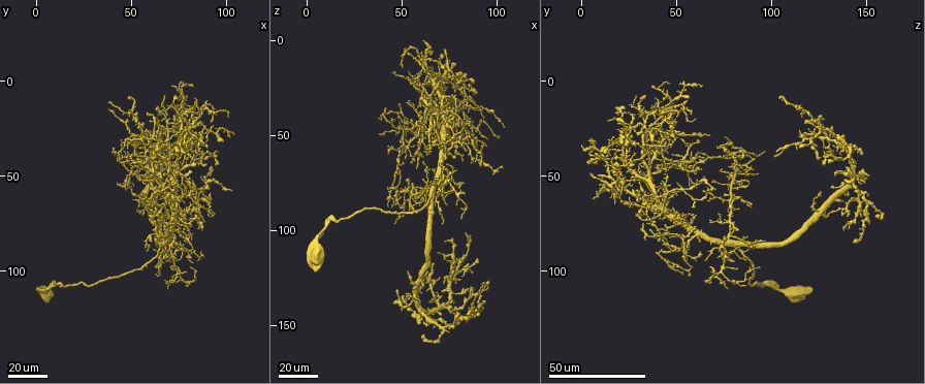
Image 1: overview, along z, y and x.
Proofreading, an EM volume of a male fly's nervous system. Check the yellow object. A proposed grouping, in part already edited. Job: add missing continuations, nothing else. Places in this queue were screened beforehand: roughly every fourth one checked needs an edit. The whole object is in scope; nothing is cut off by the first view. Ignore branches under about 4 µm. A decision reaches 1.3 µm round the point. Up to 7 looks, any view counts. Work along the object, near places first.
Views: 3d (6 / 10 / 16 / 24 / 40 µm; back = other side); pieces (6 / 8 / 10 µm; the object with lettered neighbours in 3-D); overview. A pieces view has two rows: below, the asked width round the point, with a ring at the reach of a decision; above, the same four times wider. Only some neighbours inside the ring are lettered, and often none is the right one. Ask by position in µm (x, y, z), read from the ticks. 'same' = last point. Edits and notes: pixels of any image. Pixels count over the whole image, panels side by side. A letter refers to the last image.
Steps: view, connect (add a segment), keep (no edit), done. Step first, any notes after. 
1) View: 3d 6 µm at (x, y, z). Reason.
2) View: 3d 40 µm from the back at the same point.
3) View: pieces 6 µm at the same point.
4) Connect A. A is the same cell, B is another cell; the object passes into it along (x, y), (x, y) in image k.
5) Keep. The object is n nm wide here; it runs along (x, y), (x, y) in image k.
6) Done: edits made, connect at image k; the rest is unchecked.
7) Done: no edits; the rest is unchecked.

View: 3d 40 µm at (57, 64, 89). Long arm stops here.

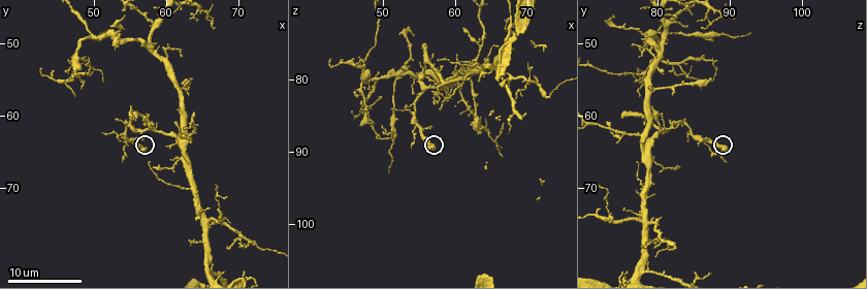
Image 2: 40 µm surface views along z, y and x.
View: pieces 10 µm at (57.0, 64.5, 89.5).

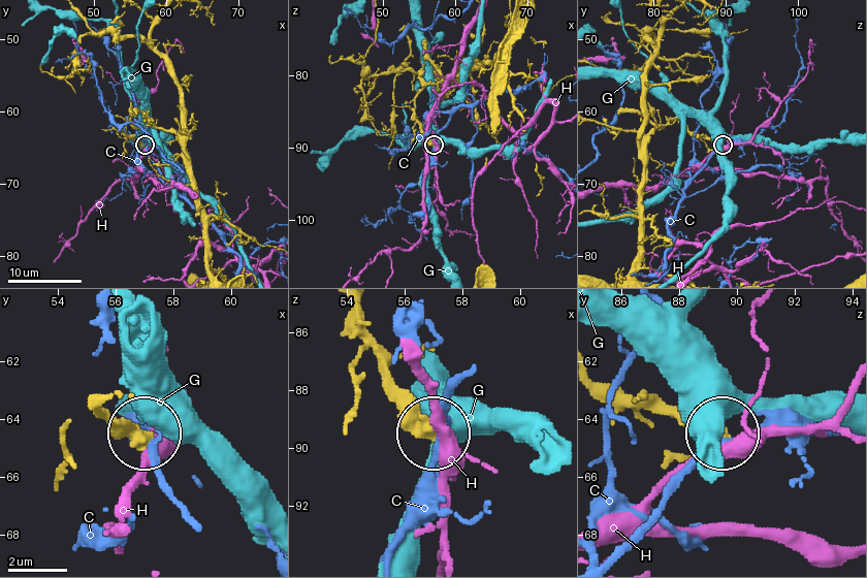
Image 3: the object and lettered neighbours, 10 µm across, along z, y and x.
Keep. C, G and H are other cells; it runs along (88, 400), (145, 429) in image 3; none of them fits.

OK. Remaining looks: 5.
View: 3d 40 µm at (90, 10, 56). Free end.

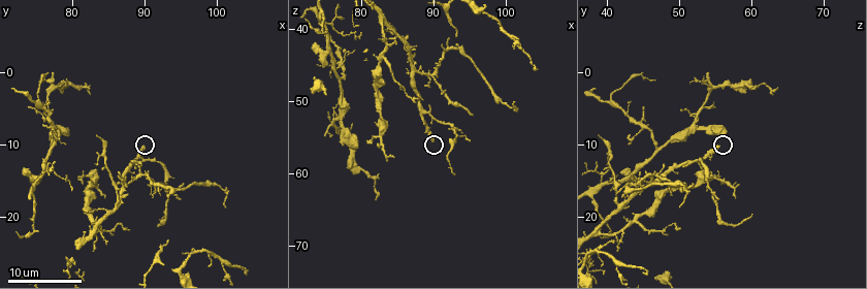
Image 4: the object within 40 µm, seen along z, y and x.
View: pieces 6 µm at (90.0, 10.5, 55.5). What lies round it.

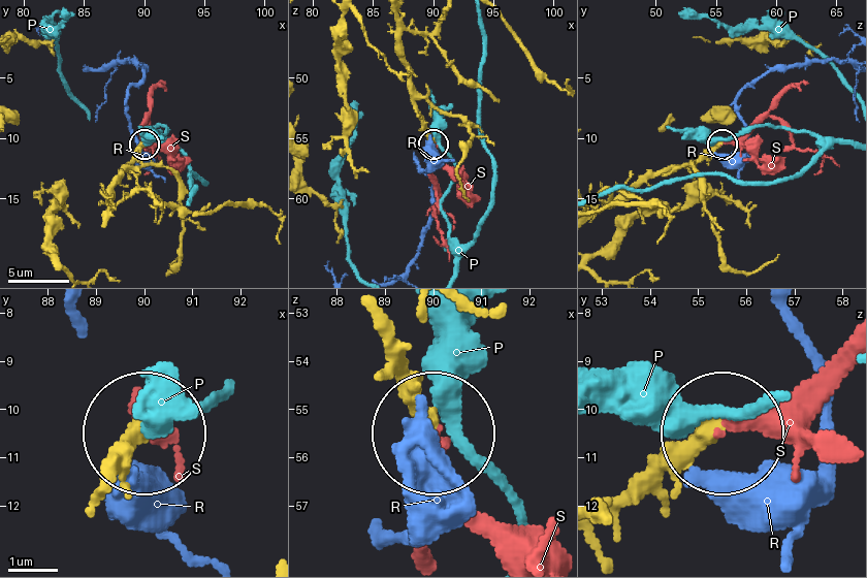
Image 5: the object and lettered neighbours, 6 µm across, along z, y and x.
Connect S. The object is 300 nm wide here; S is the same cell, P and R are other cells; the cell continues.

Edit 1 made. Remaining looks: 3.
View: 3d 24 µm at (50, 45, 48). Branch stops here.

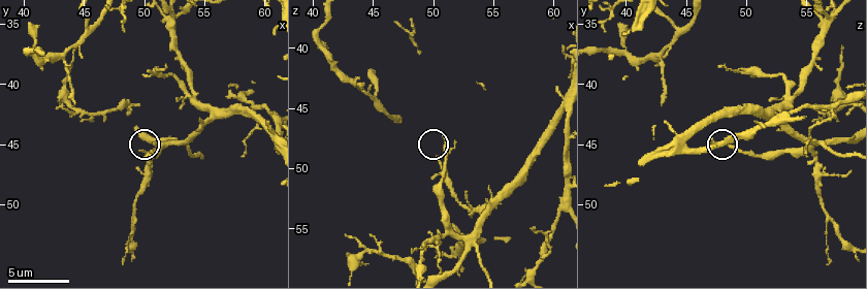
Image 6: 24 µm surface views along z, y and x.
View: pieces 8 µm at (50.8, 45.0, 47.2).

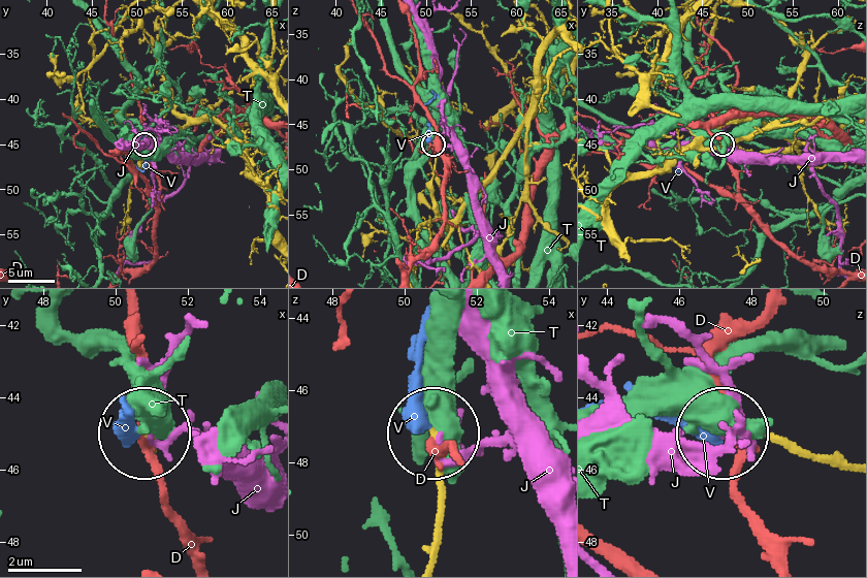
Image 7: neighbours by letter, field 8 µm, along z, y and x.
Connect V. V is the same cell, D, J and T are other cells; the cell continues.

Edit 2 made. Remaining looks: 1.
Done: edits made, connect at image 5, connect at image 7; the rest is unchecked.

